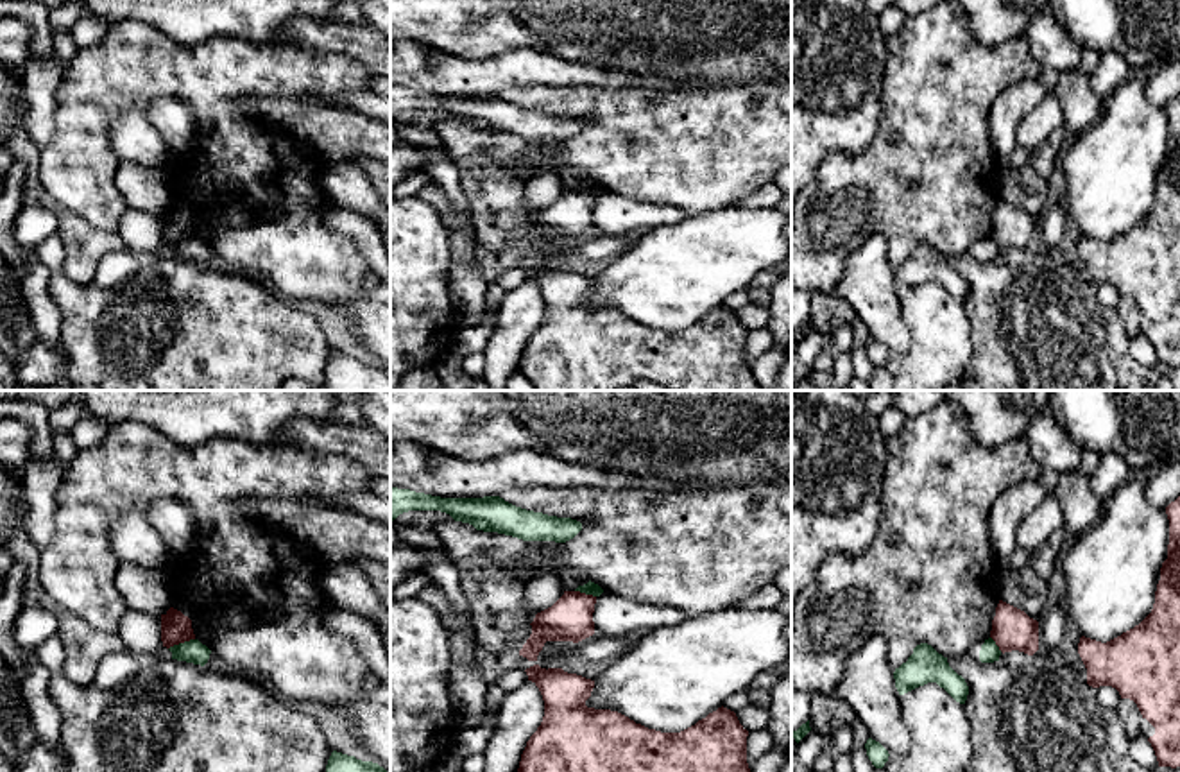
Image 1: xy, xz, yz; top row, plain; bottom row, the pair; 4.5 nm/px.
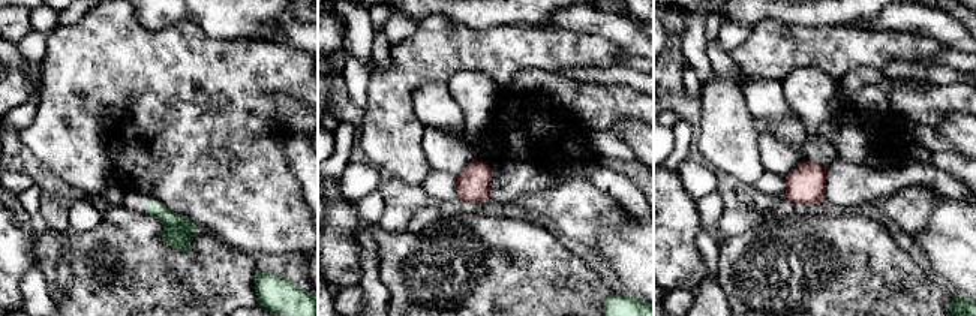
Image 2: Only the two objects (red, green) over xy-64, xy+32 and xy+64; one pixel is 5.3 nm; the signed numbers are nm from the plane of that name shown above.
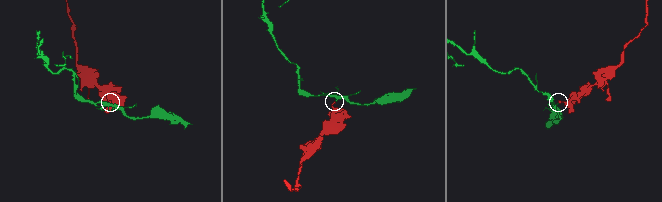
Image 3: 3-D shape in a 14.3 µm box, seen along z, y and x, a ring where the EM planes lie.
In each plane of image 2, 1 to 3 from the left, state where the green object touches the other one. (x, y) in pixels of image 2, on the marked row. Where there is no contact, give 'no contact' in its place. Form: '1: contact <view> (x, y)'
1: no contact
2: contact xy+32 (486, 201)
3: no contact

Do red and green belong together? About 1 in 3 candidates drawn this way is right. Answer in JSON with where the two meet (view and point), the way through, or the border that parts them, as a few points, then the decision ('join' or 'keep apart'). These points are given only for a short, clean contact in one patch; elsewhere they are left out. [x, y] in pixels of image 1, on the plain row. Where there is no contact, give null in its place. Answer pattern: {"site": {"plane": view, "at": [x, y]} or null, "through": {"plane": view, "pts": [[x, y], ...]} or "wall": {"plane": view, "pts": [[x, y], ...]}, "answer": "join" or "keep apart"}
{"site": {"plane": "xy", "at": [181, 240]}, "wall": {"plane": "xy", "pts": [[194, 237], [174, 242], [169, 248]]}, "answer": "keep apart"}

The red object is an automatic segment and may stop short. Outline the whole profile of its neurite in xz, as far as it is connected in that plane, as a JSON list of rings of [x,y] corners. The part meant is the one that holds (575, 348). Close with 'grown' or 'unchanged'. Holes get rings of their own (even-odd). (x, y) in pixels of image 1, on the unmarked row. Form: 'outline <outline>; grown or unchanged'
outline [[[539,263],[525,270],[544,299],[543,321],[526,340],[517,367],[535,390],[620,390],[636,382],[654,382],[668,390],[765,390],[748,367],[748,330],[740,322],[734,310],[722,305],[680,331],[661,331],[636,322],[618,310],[587,306],[586,299],[594,287],[591,278],[568,272],[562,267],[546,269]]]; unchanged

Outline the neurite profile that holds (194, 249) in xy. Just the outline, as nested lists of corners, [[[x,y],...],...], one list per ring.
[[[190,238],[168,247],[172,251],[172,258],[186,260],[193,263],[204,265],[209,258],[211,249],[202,244],[199,238]]]

